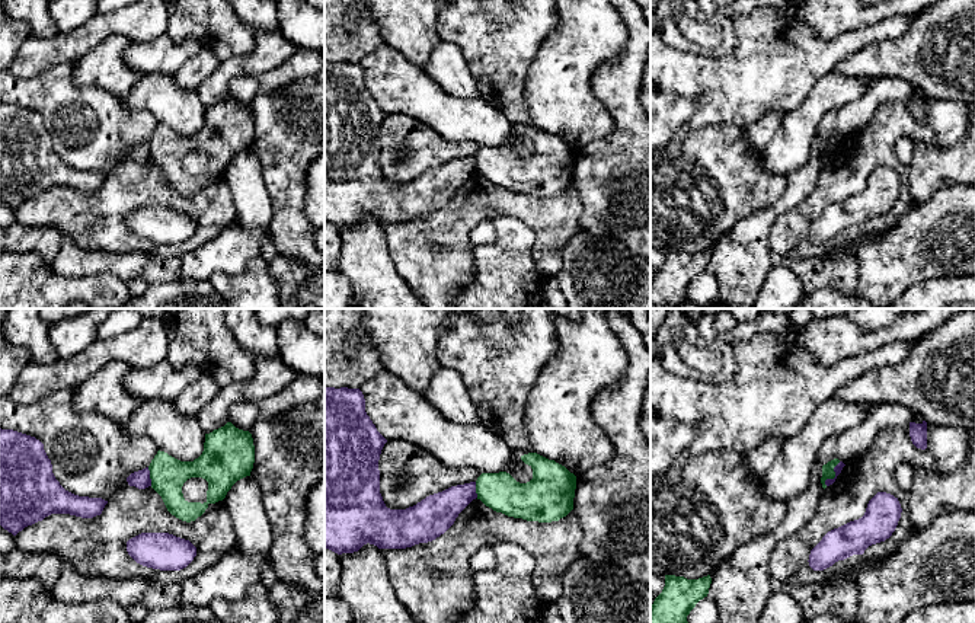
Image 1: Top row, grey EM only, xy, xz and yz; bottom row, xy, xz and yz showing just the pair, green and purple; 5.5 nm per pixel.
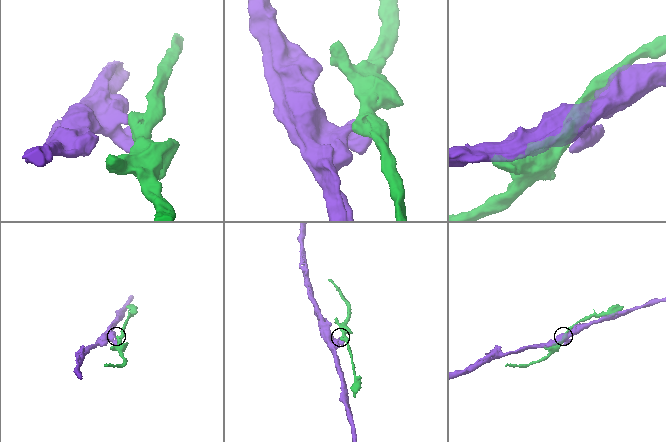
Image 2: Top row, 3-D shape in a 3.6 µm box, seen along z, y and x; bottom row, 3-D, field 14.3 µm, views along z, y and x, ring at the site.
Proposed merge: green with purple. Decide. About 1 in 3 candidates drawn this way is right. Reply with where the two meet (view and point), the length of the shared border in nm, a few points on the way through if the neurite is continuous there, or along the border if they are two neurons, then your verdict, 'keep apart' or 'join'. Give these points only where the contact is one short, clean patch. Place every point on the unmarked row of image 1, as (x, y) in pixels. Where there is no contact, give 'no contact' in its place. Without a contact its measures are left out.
contact yz (834, 150); length 160 nm; keep apart

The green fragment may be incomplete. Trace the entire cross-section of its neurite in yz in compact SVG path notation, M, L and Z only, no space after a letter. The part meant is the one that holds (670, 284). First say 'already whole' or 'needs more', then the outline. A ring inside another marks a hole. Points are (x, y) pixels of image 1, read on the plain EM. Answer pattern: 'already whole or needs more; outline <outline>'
already whole; outline M665 249L665 261L650 279L650 304L688 301L687 290L707 271L710 258L710 249L699 253Z

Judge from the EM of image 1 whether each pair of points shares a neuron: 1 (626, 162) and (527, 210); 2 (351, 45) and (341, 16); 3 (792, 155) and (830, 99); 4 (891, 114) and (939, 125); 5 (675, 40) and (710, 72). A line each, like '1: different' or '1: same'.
1: different
2: same
3: same
4: same
5: different

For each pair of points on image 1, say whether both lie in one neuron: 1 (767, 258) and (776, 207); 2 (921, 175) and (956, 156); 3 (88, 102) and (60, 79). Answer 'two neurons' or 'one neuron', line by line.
1: one neuron
2: one neuron
3: one neuron

